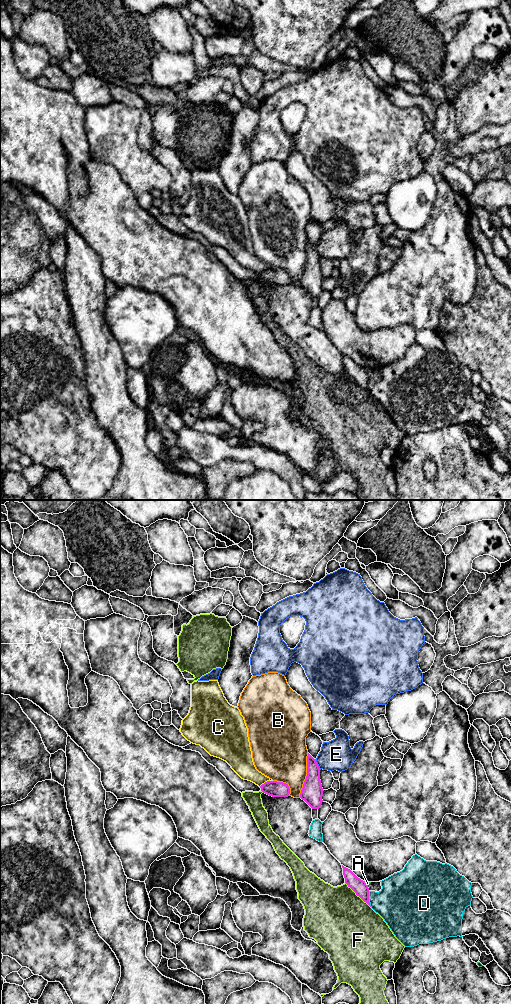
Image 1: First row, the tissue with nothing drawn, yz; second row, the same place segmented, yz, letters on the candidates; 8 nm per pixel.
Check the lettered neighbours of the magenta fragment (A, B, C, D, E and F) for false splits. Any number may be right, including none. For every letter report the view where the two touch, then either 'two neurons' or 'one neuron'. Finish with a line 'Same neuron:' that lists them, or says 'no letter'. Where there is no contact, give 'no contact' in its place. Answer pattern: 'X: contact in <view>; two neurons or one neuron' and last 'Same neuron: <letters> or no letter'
A: contact in yz; two neurons
B: contact in yz; two neurons
C: contact in yz; two neurons
D: contact in yz; two neurons
E: contact in yz; two neurons
F: contact in yz; two neurons
Same neuron: no letter

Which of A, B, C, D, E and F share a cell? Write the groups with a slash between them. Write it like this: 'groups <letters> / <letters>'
groups A / B / C / D / E / F

